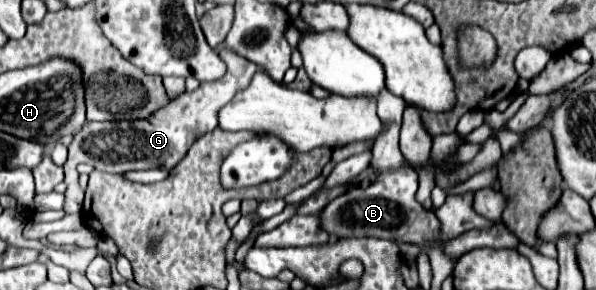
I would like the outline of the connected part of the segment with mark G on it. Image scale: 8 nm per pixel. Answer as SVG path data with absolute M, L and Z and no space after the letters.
M218 45L218 55L222 57L222 61L226 63L226 73L224 77L212 81L212 83L200 83L200 87L196 91L192 91L190 95L180 95L176 101L168 103L162 111L158 111L158 115L152 115L146 121L86 121L84 127L80 131L74 133L72 143L70 143L70 157L64 165L64 173L66 173L66 205L64 211L66 213L80 213L82 211L82 203L78 201L78 189L74 183L74 177L78 177L76 173L76 165L78 163L90 163L96 169L108 171L108 173L128 173L134 169L154 169L154 167L168 167L172 169L182 155L186 155L186 151L190 149L190 143L194 143L194 139L198 139L198 135L212 131L218 123L218 111L234 97L234 91L238 91L238 87L246 87L246 83L250 83L250 75L254 75L256 67L254 63L250 63L248 59L240 57L238 53L234 53L232 49Z

